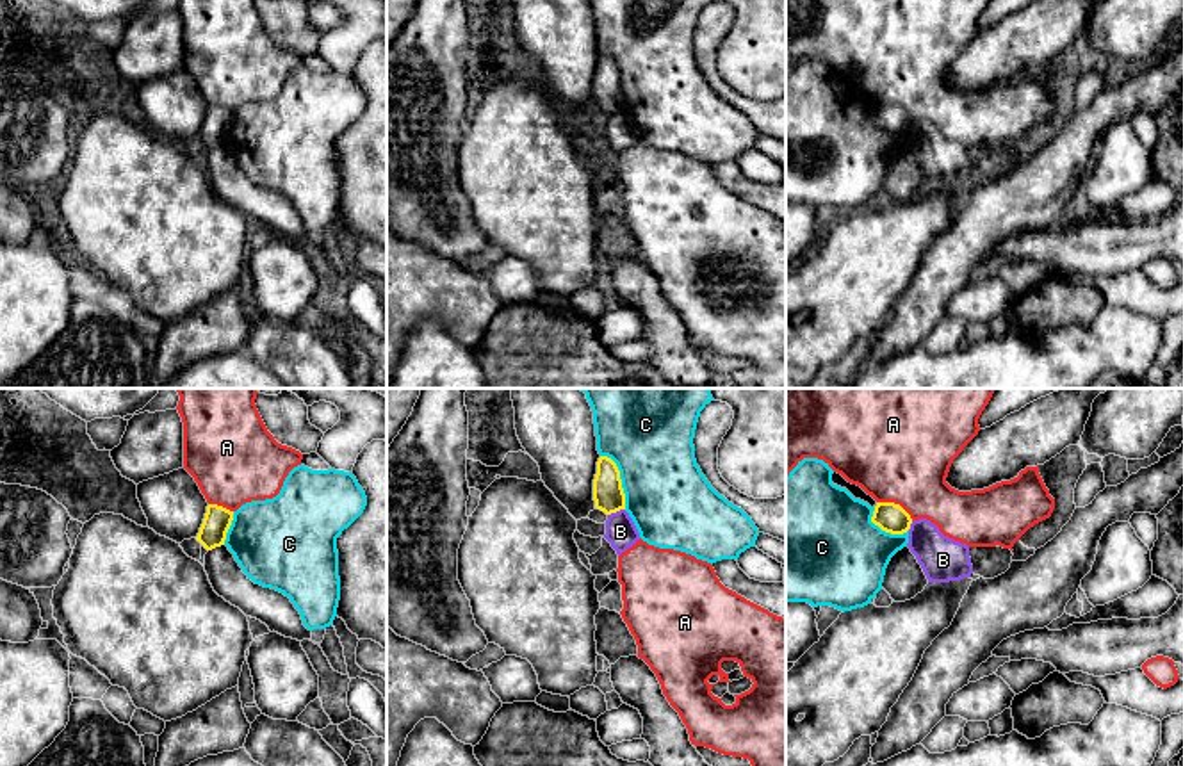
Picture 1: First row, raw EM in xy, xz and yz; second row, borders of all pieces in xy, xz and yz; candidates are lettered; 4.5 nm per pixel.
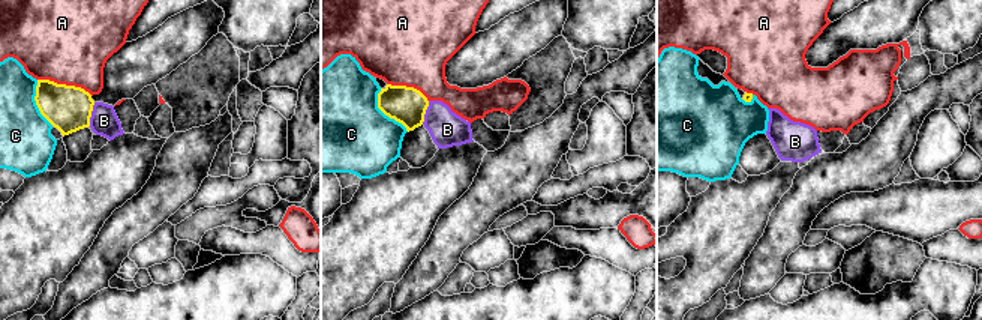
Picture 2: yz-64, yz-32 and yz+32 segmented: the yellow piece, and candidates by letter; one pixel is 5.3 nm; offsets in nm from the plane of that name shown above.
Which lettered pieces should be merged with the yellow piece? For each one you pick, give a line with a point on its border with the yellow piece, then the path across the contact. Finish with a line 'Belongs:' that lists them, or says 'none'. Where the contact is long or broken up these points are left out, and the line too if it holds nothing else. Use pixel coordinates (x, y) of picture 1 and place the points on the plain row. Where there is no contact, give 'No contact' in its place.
Belongs: none

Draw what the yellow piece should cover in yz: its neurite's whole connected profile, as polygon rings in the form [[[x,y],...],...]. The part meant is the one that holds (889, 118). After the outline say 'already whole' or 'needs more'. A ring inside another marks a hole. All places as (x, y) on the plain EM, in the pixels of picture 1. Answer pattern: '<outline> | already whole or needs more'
[[[877,103],[871,123],[891,135],[903,135],[910,130],[910,116],[894,103]]] | already whole

